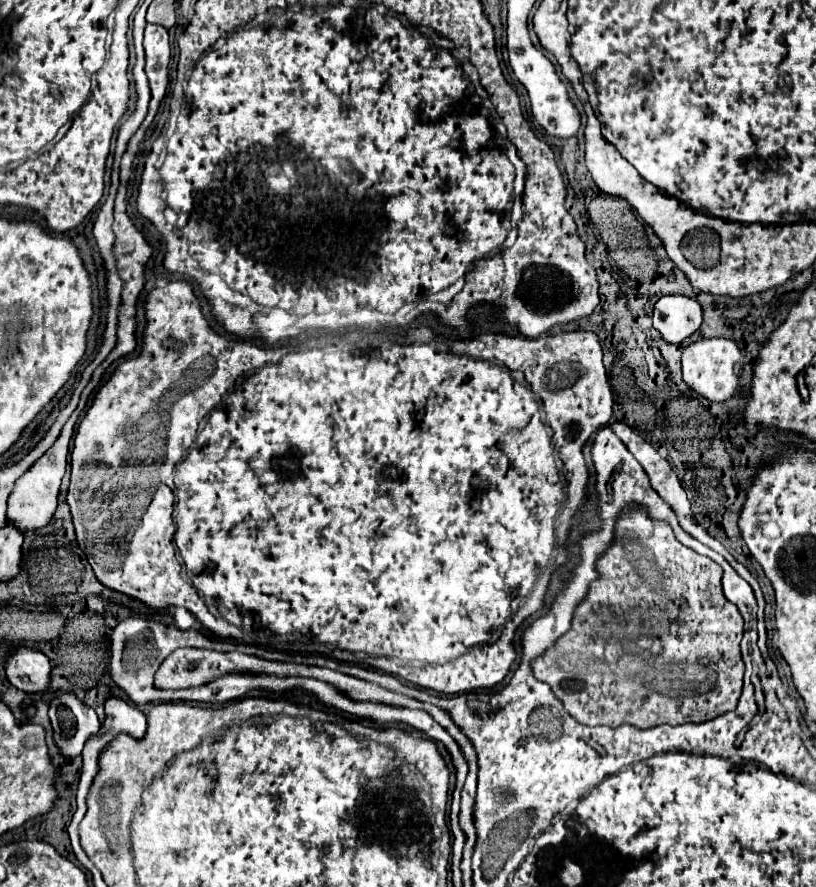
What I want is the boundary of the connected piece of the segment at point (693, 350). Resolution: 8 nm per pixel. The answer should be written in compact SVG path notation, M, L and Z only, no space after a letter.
M702 338L698 342L692 342L682 352L684 382L694 392L704 396L706 400L712 400L712 402L728 400L734 394L734 390L736 390L734 364L740 362L740 360L736 360L738 358L736 352L740 352L740 348L736 346L734 340L728 340L728 338Z

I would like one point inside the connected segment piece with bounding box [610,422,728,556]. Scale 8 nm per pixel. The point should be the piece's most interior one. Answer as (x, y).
(663, 479)

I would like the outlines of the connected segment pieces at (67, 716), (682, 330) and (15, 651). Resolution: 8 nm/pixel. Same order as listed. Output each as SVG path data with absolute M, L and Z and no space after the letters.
M62 694L52 700L50 720L54 742L60 748L60 754L68 760L80 756L86 740L100 730L100 720L94 708L86 706L74 694Z
M662 296L654 306L654 328L670 344L680 344L702 324L702 308L688 296Z
M10 648L6 676L12 686L24 692L46 692L50 688L50 662L36 648Z

